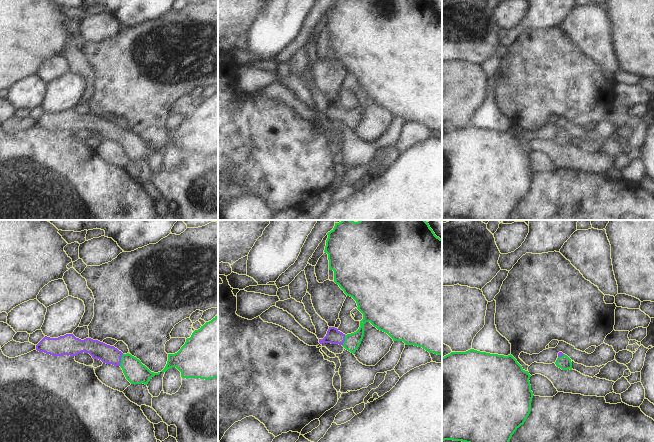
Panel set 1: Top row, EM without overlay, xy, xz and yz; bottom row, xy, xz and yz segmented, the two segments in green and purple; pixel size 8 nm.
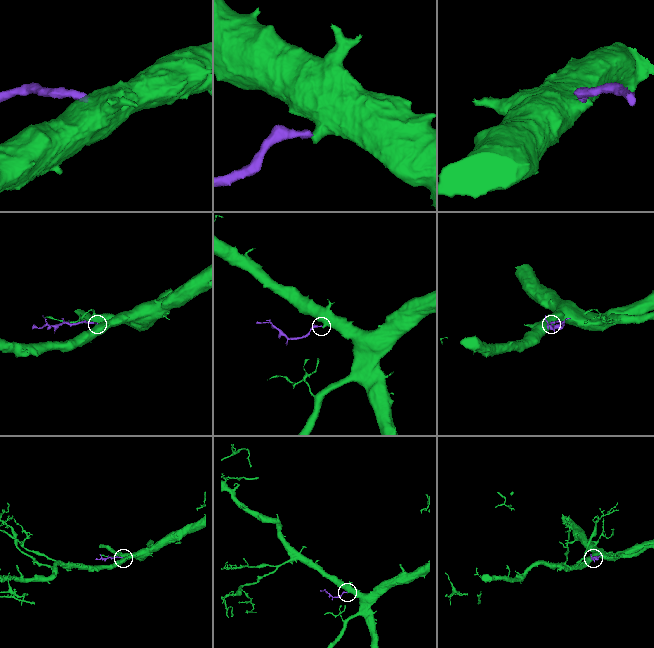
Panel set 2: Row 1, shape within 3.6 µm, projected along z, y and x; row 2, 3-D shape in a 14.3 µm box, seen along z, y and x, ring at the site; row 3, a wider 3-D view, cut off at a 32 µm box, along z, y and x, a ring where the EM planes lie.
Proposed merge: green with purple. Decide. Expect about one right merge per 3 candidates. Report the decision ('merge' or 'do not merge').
merge

